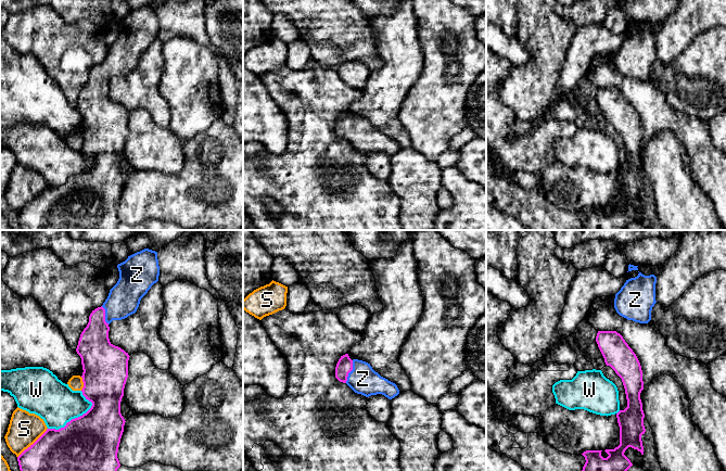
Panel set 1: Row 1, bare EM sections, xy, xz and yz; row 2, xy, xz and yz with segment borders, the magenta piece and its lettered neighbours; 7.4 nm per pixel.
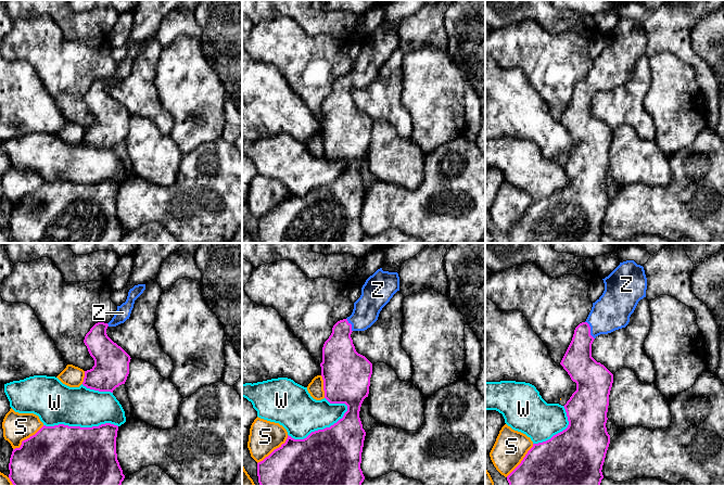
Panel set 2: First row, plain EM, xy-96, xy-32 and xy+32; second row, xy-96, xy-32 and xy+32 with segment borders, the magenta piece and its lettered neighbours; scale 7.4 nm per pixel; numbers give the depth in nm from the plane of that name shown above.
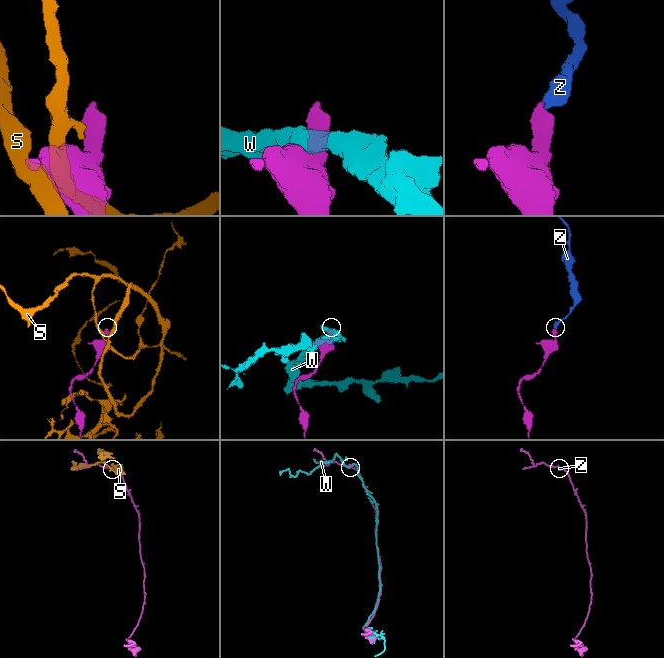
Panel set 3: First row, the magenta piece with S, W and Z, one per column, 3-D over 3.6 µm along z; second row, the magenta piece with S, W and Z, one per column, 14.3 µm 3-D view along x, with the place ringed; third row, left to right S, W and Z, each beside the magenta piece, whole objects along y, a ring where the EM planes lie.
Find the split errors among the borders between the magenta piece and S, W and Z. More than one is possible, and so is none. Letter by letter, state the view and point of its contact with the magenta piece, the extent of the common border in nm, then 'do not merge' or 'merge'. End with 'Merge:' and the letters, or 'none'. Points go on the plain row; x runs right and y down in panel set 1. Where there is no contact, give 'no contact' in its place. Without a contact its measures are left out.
S: xy (34, 200) | 320 nm | do not merge
W: xy (72, 176) | 380 nm | do not merge
Z: xz (351, 127) | 180 nm | merge
Merge: Z

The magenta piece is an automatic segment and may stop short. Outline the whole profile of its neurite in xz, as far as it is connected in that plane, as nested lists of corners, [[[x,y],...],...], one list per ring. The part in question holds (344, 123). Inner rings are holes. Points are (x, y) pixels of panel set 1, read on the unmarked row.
[[[341,113],[335,124],[335,135],[346,140],[355,150],[366,154],[382,151],[389,156],[399,151],[397,142],[375,129],[370,120]]]

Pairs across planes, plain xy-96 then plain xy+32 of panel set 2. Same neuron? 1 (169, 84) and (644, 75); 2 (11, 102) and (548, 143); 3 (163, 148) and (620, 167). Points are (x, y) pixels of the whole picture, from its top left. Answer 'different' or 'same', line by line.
1: different
2: same
3: same

